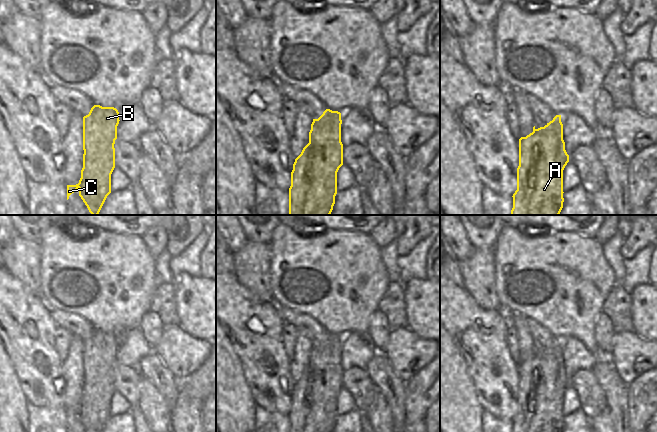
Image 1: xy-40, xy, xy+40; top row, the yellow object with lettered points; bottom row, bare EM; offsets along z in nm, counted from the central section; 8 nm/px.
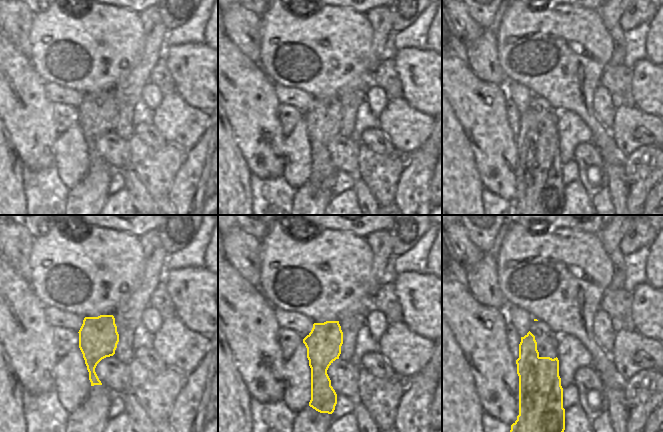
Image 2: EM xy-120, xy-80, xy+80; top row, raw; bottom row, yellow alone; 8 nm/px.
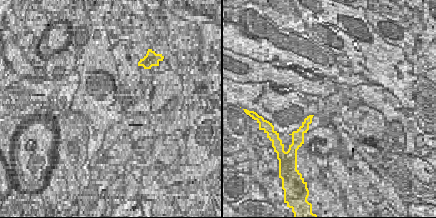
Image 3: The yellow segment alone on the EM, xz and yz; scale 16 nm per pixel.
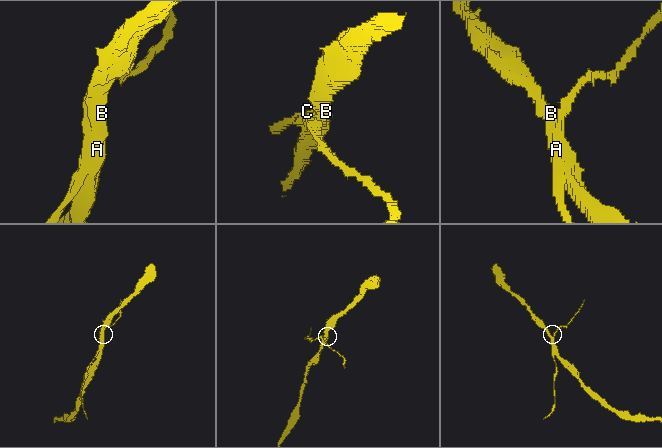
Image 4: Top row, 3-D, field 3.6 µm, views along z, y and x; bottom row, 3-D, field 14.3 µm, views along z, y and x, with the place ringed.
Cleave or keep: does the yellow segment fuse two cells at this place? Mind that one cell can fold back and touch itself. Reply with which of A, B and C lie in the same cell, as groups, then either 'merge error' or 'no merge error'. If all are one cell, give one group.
groups A B / C; merge error

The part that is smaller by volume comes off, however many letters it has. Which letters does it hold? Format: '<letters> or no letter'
C

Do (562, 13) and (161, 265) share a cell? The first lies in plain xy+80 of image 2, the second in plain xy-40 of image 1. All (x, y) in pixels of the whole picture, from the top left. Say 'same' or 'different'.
different

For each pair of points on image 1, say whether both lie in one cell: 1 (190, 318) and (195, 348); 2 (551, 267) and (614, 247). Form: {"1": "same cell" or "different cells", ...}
{"1": "different cells", "2": "different cells"}

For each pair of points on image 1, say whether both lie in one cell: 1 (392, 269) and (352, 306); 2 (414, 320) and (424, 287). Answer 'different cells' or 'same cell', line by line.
1: different cells
2: same cell

